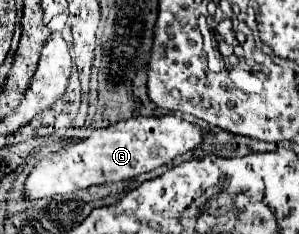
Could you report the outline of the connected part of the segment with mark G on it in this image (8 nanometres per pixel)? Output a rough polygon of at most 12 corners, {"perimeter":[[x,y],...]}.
{"perimeter":[[138,116],[38,160],[24,198],[136,178],[202,144]]}

